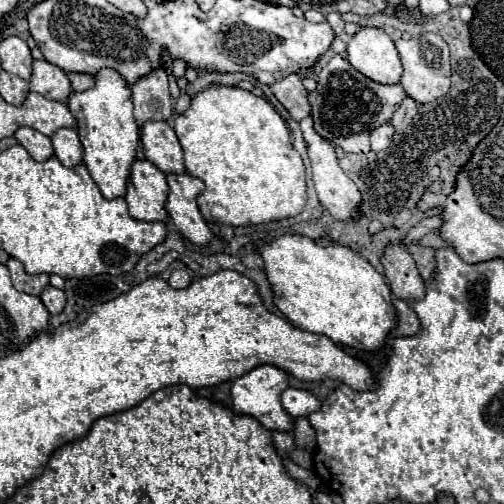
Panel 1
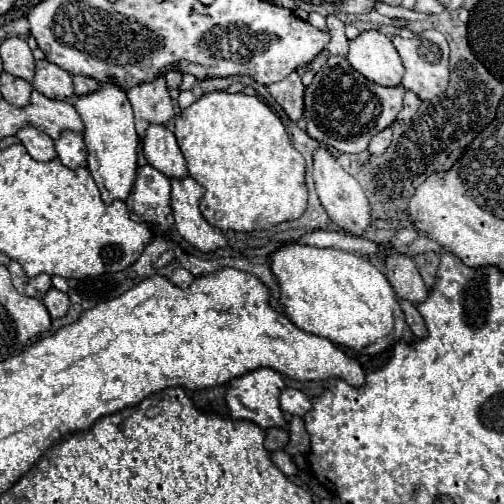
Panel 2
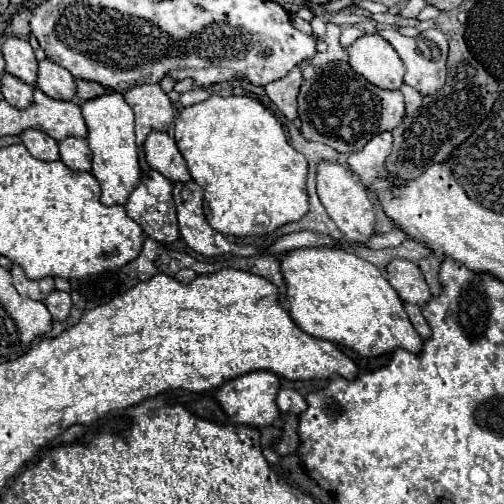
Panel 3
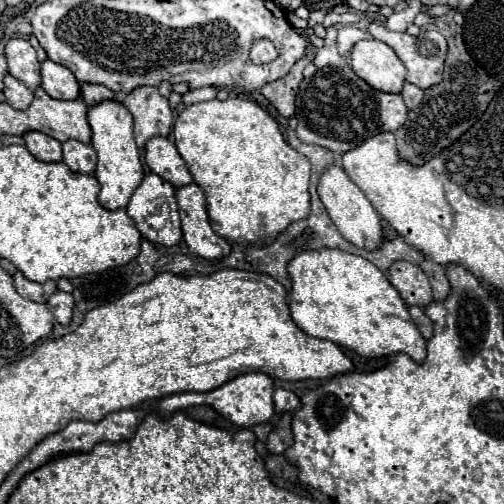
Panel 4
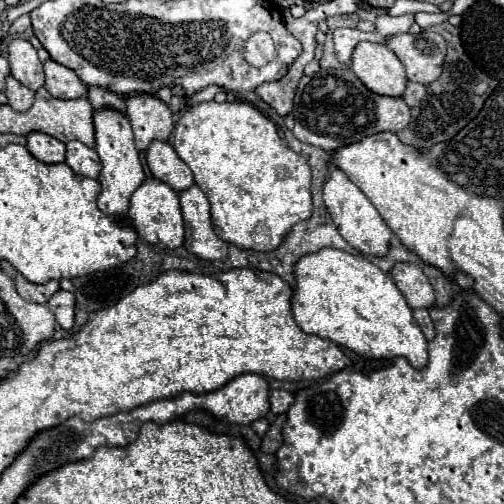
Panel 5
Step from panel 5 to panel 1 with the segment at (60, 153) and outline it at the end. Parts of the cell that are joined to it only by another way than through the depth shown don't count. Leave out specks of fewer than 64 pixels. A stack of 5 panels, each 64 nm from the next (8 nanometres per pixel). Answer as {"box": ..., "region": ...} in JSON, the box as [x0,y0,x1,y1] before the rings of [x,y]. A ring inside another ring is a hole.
{"box":[14,126,54,162],"region":[[[22,126],[16,130],[14,138],[28,150],[28,154],[42,162],[42,160],[48,160],[50,156],[54,156],[54,148],[52,148],[52,140],[40,132],[36,132],[34,128],[28,128],[28,126]]]}

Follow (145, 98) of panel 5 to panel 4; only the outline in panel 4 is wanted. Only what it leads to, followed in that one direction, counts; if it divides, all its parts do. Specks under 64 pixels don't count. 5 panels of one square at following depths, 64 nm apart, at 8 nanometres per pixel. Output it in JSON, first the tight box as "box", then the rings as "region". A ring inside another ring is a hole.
{"box":[124,86,174,148],"region":[[[140,86],[124,96],[124,106],[134,116],[134,136],[138,148],[152,136],[168,136],[174,114],[170,110],[168,98],[164,98],[156,86]]]}

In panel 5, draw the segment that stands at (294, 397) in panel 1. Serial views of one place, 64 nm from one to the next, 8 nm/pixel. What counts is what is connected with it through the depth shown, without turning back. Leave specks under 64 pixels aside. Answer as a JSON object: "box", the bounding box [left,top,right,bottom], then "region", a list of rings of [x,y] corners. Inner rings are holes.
{"box":[270,390,294,414],"region":[[[270,390],[270,410],[274,414],[282,414],[288,412],[288,408],[294,404],[294,396],[286,390]]]}

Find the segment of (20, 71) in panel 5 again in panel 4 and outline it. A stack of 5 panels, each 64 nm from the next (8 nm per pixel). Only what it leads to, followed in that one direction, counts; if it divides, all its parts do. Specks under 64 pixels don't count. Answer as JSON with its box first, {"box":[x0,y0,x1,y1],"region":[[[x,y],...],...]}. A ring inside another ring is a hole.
{"box":[6,38,40,88],"region":[[[12,38],[6,44],[6,60],[8,72],[22,80],[28,88],[40,86],[40,62],[36,60],[36,50],[26,38]]]}

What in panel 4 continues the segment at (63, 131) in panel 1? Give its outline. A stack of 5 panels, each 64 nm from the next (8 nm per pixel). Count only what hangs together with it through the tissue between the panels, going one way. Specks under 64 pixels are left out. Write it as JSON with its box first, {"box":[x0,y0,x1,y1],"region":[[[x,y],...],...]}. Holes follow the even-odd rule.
{"box":[62,140,96,174],"region":[[[78,140],[62,142],[62,160],[74,172],[94,174],[96,152],[94,152],[94,148],[90,144],[84,144],[84,142],[78,142]]]}

